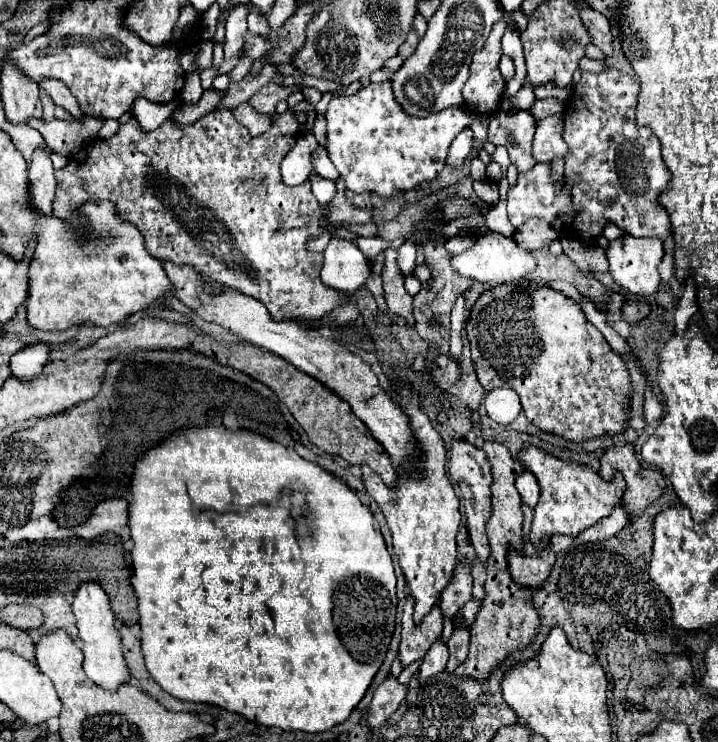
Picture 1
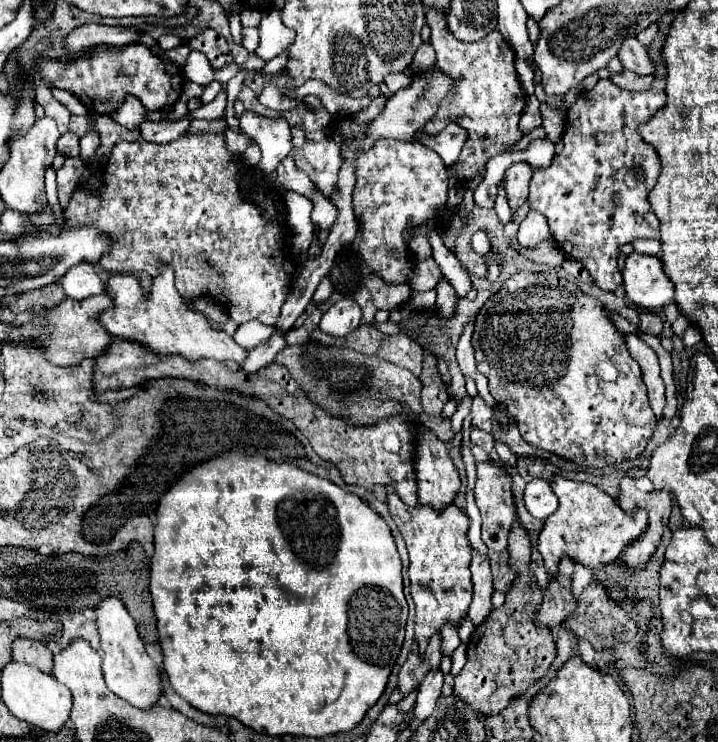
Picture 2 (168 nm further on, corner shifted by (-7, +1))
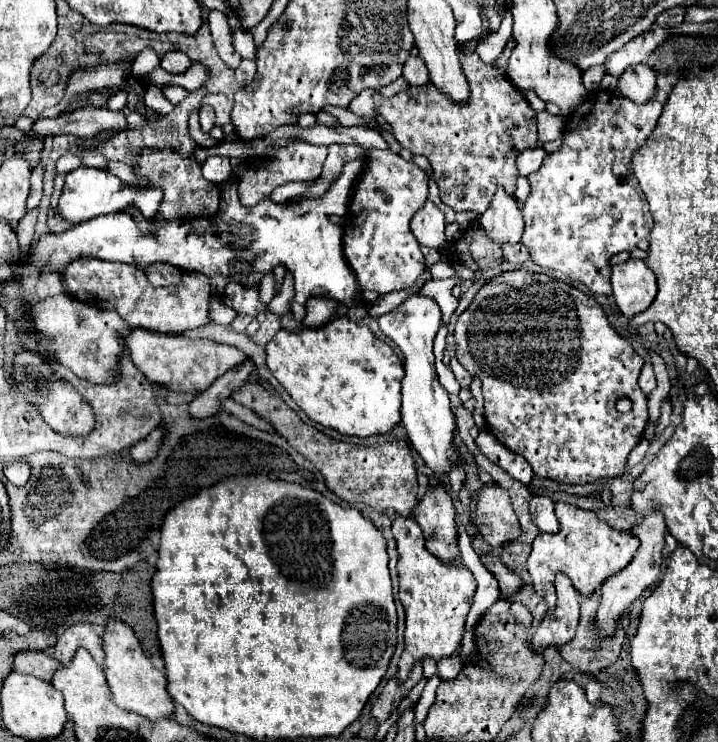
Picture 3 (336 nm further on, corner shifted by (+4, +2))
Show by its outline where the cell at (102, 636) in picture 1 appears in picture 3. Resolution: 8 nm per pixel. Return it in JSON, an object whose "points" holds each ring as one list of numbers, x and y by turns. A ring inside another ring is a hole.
{"points":[[108,619,104,635,102,635,102,647,104,647,104,675,108,681,108,689,112,693,114,703,120,709,140,713,142,717,162,719,174,713,172,697,166,691,166,675,152,667,150,659,144,655,134,631,122,623,120,619]]}

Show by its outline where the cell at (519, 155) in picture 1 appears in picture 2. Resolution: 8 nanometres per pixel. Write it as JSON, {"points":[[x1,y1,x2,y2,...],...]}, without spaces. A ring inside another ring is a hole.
{"points":[[525,162,513,164,511,168,505,170,501,186,505,190,505,196,507,196,507,202,511,206,511,212,517,212,517,208,527,200,531,174,533,174,533,170,529,166,525,166]]}

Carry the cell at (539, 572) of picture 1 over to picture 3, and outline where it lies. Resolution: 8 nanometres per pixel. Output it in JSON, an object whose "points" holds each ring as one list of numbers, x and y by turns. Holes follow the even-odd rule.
{"points":[[556,573,556,609,546,613,536,633,532,637,534,649,544,649,548,645,560,647,574,637,578,617,580,617,580,593,574,589,572,581,564,573]]}

